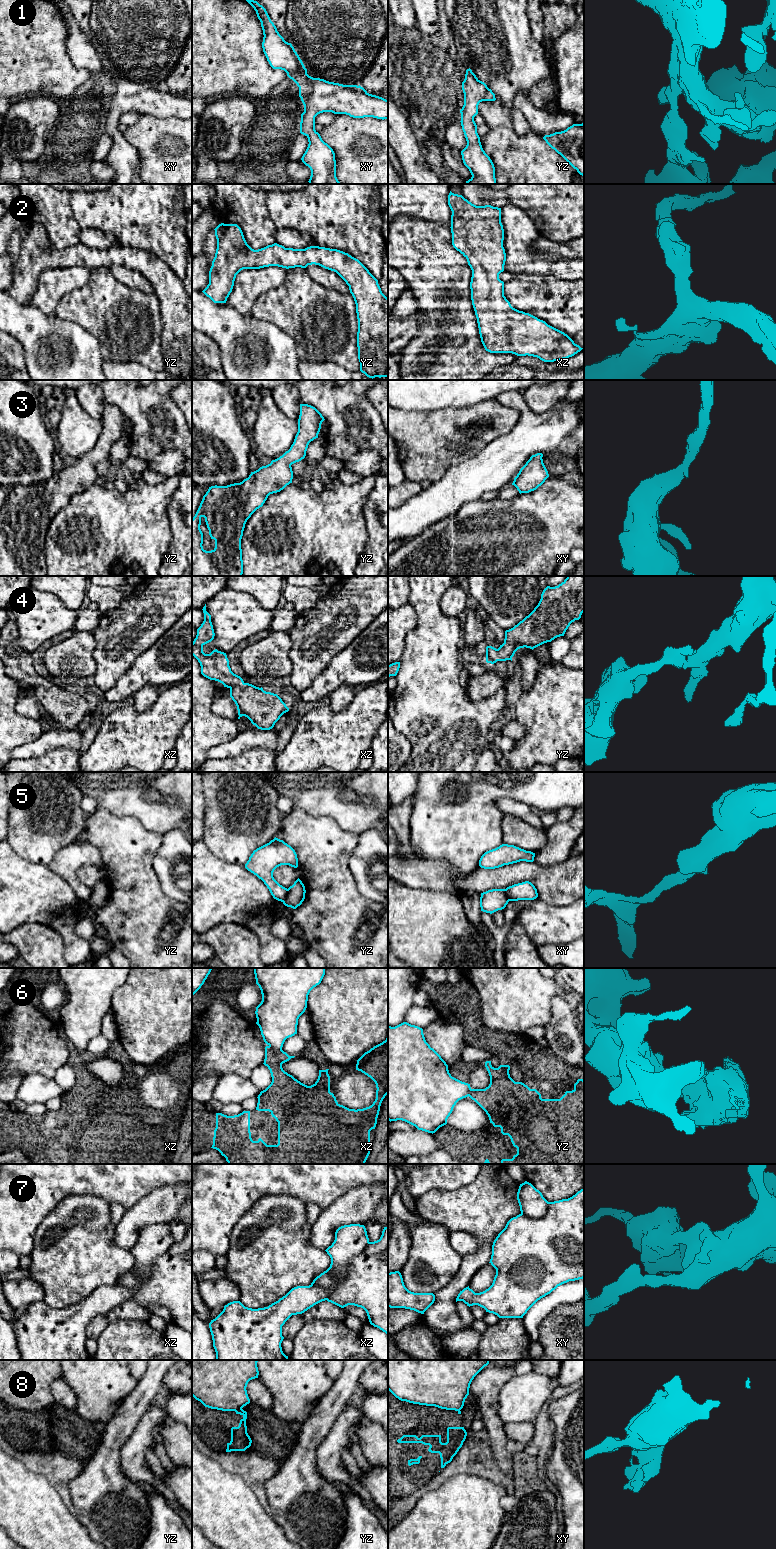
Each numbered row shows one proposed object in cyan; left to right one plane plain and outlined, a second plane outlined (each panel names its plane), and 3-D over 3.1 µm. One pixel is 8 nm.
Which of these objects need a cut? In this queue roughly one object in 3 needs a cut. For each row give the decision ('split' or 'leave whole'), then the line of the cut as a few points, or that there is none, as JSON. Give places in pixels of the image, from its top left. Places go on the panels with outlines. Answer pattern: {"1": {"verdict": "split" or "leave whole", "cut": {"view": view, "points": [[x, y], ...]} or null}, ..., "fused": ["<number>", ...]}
{"1": {"verdict": "leave whole", "cut": null}, "2": {"verdict": "leave whole", "cut": null}, "3": {"verdict": "leave whole", "cut": null}, "4": {"verdict": "leave whole", "cut": null}, "5": {"verdict": "split", "cut": {"view": "yz", "points": [[288, 889], [287, 895], [282, 901]]}}, "6": {"verdict": "split", "cut": {"view": "xz", "points": [[269, 1045], [276, 1050], [281, 1050]]}}, "7": {"verdict": "split", "cut": {"view": "xz", "points": [[370, 1242], [352, 1259], [345, 1276], [335, 1283]]}}, "8": {"verdict": "split", "cut": {"view": "yz", "points": [[241, 1408], [235, 1411]]}}, "fused": ["5", "6", "7", "8"]}

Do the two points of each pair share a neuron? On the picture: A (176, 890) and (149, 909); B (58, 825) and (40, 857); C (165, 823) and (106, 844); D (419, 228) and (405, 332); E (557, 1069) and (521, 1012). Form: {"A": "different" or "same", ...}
{"A": "different", "B": "same", "C": "different", "D": "different", "E": "different"}

